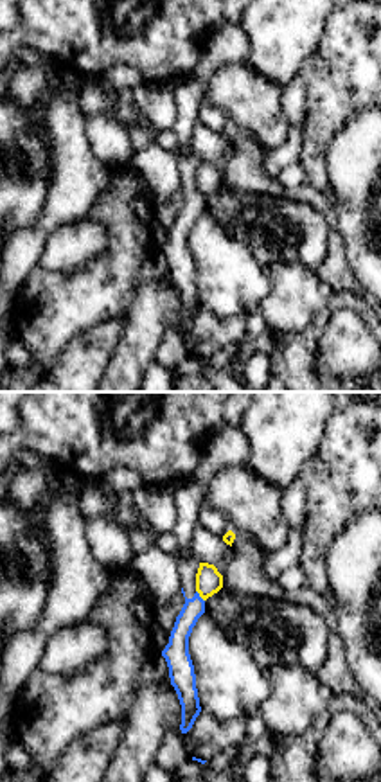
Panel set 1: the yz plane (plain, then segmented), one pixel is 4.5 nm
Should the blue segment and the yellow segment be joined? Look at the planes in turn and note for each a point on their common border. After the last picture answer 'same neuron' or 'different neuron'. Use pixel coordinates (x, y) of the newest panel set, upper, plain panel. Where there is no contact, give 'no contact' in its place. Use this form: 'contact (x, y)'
contact (198, 193)

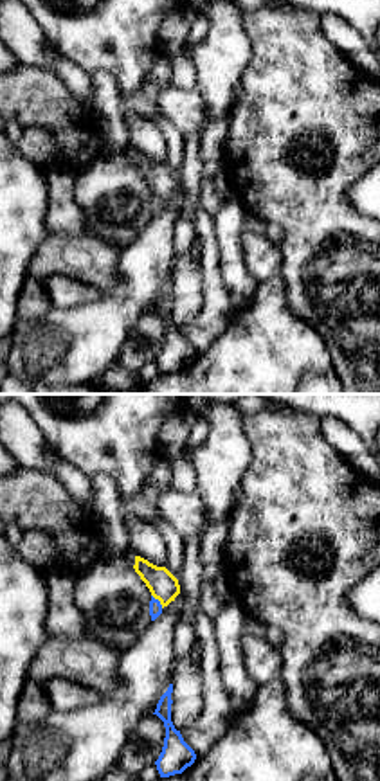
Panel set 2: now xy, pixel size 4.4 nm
contact (159, 198)

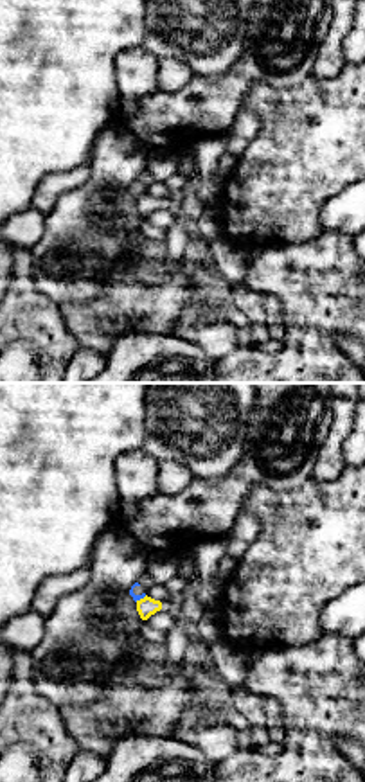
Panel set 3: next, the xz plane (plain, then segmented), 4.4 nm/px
contact (141, 195)

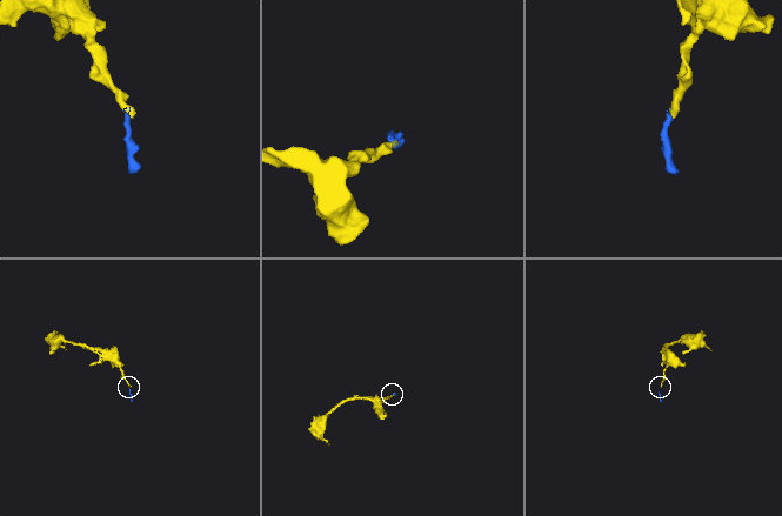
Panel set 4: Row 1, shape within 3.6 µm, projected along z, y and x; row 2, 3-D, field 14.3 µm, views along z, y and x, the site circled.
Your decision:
different neuron

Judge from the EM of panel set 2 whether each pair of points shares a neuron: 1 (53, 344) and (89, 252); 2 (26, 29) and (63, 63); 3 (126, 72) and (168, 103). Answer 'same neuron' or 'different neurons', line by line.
1: different neurons
2: same neuron
3: different neurons

